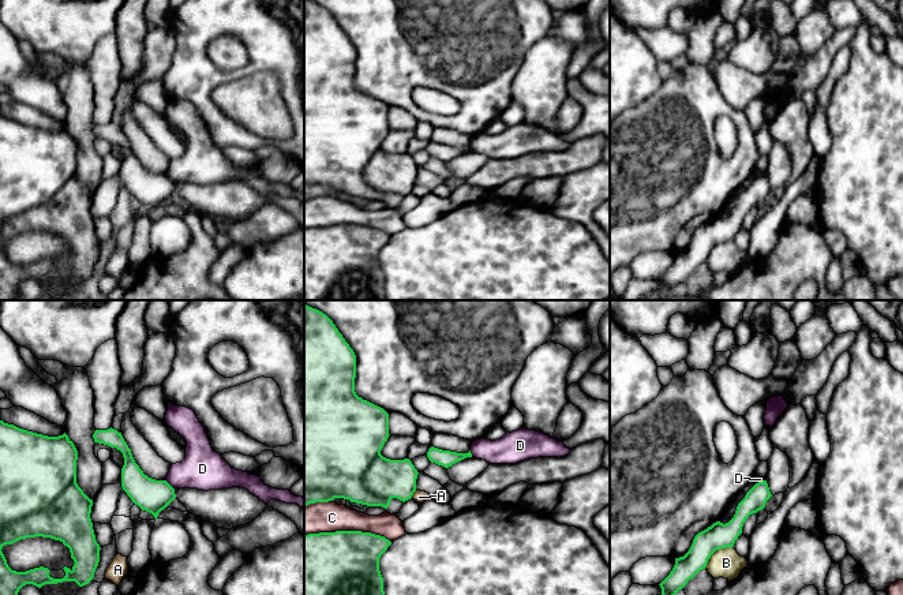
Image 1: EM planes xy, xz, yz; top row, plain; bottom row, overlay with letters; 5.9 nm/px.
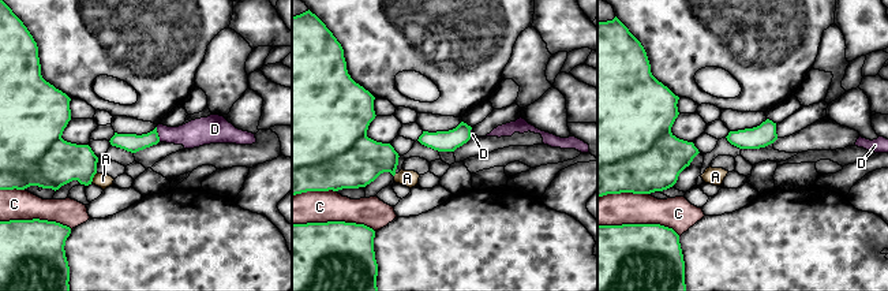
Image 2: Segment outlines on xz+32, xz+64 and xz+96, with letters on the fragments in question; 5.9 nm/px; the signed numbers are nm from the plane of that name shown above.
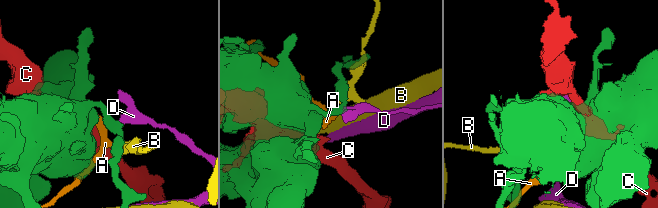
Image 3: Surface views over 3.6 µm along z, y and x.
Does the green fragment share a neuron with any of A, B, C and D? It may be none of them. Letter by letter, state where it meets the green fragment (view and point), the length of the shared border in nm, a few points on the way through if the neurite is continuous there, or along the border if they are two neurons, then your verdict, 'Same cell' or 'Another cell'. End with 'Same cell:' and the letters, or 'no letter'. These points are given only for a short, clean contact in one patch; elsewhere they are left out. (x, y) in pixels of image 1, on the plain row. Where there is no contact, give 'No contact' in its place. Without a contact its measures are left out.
A: Touches green at xz (412, 189). Shared border 60 nm. Another cell
B: Touches green at yz (715, 244). Shared border 220 nm. Boundary: yz (733, 240), (718, 243), (704, 262). Another cell
C: Touches green at xz (348, 225). Shared border 500 nm. Another cell
D: Touches green at xy (168, 178). Shared border 70 nm. Boundary: xy (165, 173), (172, 182). Another cell
Same cell: no letter

